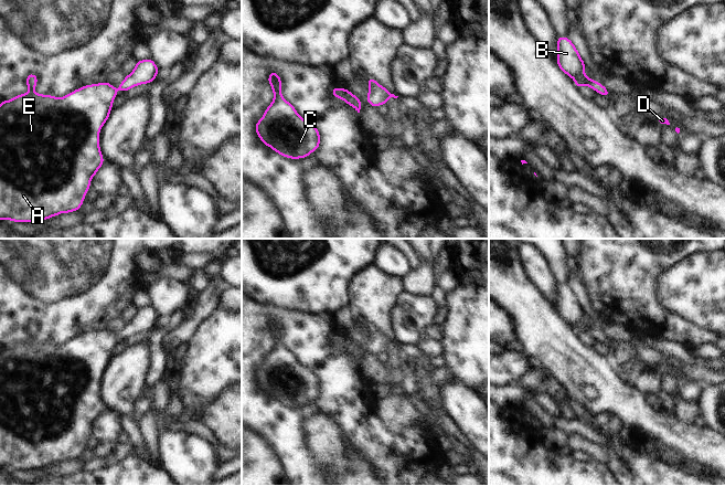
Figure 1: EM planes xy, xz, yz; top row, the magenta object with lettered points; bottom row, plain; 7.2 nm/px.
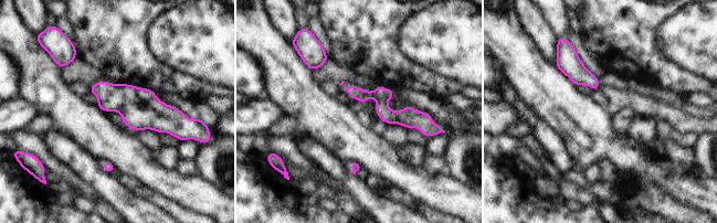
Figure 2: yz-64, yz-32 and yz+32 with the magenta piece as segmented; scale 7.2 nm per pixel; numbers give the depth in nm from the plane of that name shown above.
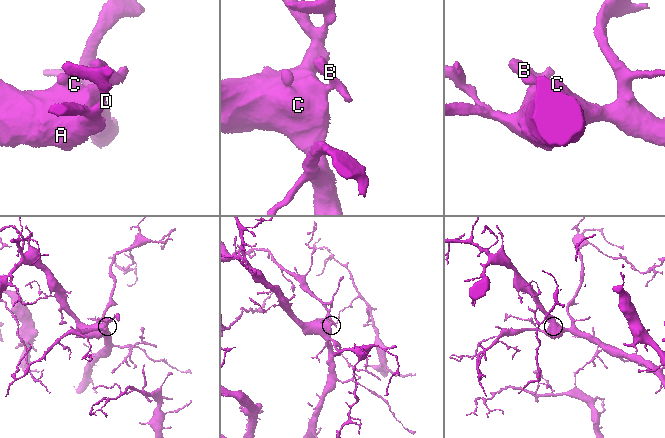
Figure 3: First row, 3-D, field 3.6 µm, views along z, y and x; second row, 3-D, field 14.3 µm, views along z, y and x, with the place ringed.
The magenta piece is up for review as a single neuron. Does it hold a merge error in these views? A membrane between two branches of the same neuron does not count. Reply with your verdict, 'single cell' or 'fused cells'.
single cell

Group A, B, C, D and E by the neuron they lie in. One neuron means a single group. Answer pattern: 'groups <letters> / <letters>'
groups A B C D E

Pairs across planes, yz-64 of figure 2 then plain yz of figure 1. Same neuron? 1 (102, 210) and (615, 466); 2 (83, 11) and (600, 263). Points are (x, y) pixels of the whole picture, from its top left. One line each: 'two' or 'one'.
1: two
2: one

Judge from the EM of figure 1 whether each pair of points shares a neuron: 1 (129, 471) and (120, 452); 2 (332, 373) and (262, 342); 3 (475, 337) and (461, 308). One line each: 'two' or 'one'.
1: two
2: one
3: one

